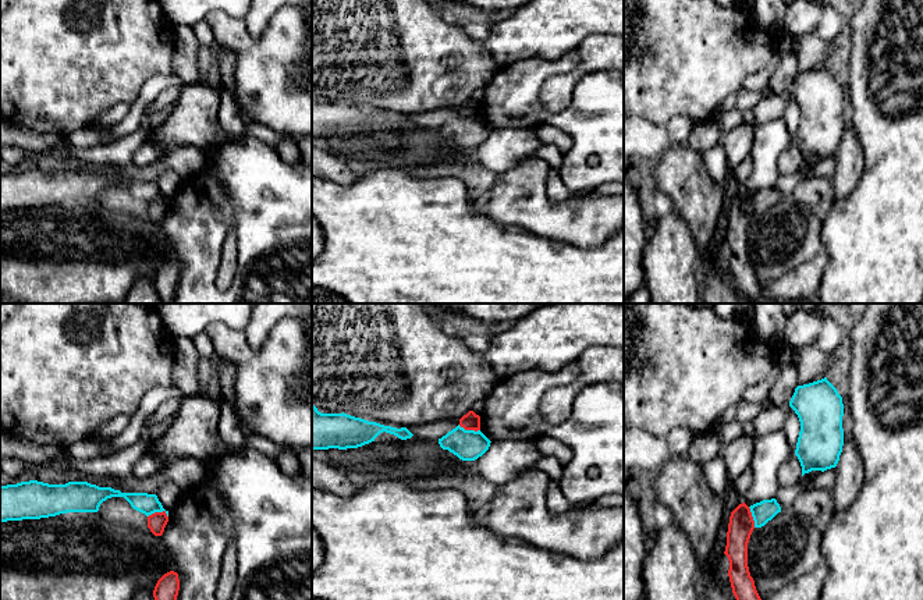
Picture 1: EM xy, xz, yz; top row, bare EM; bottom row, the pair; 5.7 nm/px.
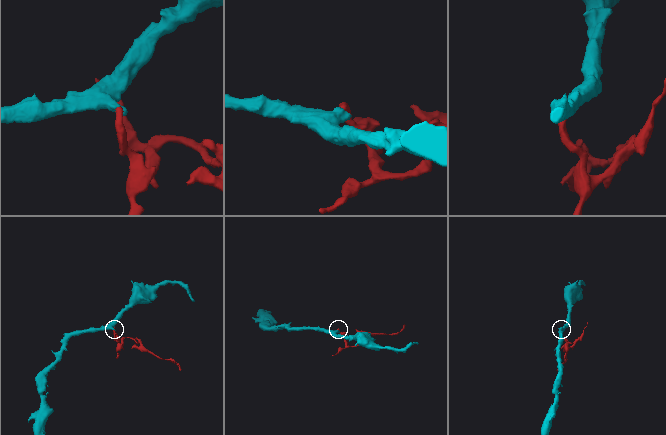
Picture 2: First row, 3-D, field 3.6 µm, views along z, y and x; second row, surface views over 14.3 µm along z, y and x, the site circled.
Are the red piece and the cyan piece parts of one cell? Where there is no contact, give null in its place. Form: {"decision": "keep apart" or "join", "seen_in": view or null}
{"decision": "keep apart", "seen_in": "xy"}

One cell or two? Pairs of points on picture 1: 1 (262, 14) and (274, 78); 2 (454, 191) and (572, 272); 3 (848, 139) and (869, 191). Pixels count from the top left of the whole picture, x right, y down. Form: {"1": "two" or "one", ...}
{"1": "two", "2": "one", "3": "two"}

